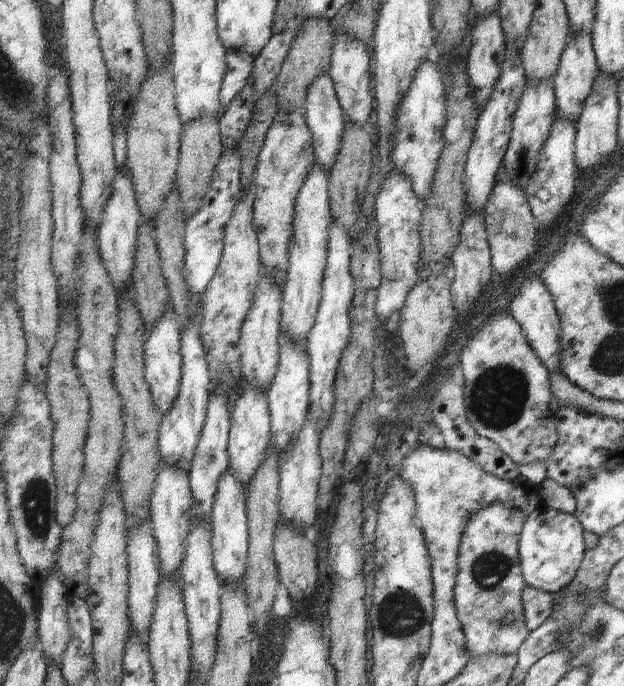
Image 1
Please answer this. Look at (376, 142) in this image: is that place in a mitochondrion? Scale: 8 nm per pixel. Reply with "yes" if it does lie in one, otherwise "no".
no

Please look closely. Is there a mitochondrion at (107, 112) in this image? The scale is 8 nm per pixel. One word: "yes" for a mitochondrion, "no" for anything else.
no

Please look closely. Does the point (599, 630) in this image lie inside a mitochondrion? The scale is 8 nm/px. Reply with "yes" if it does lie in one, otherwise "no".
yes

